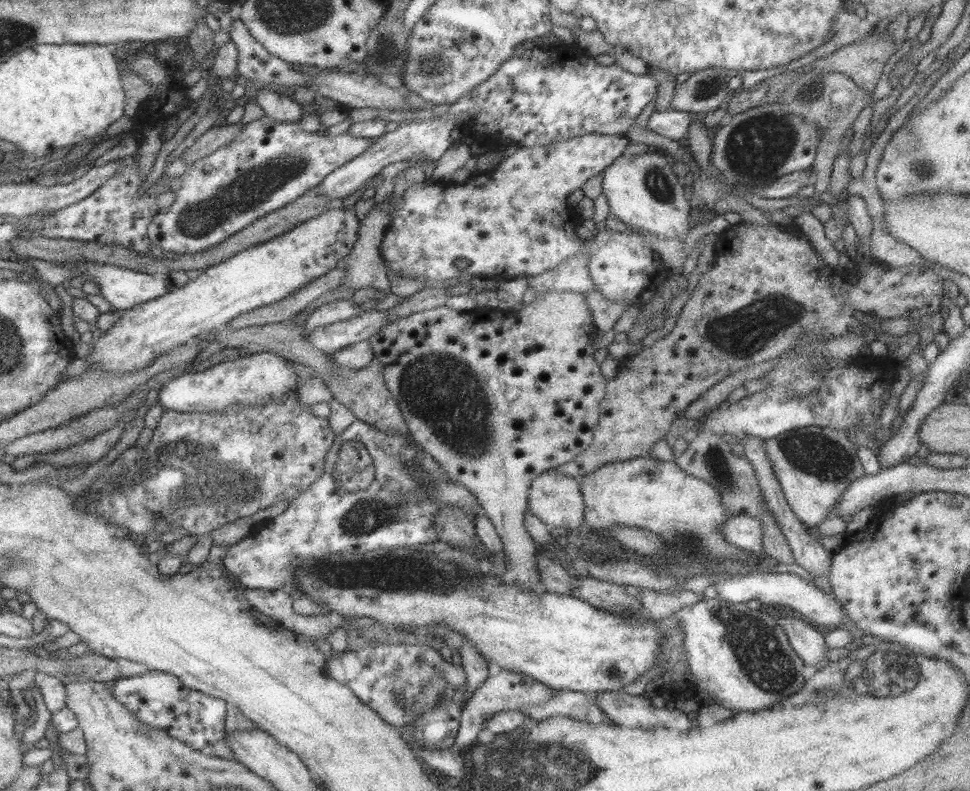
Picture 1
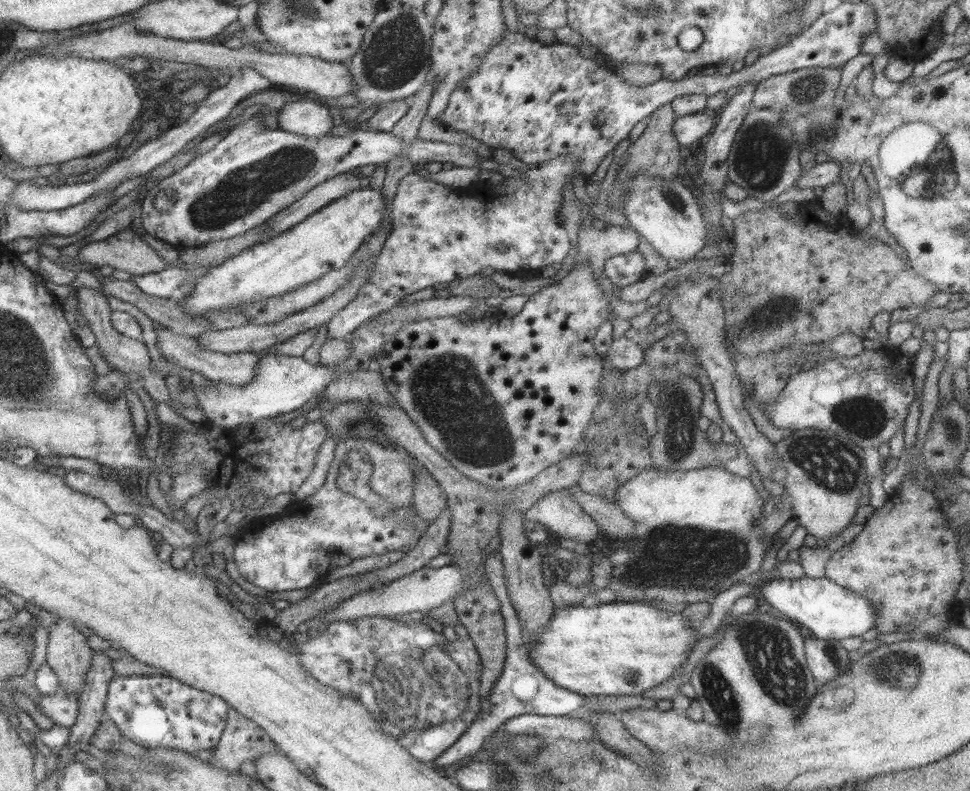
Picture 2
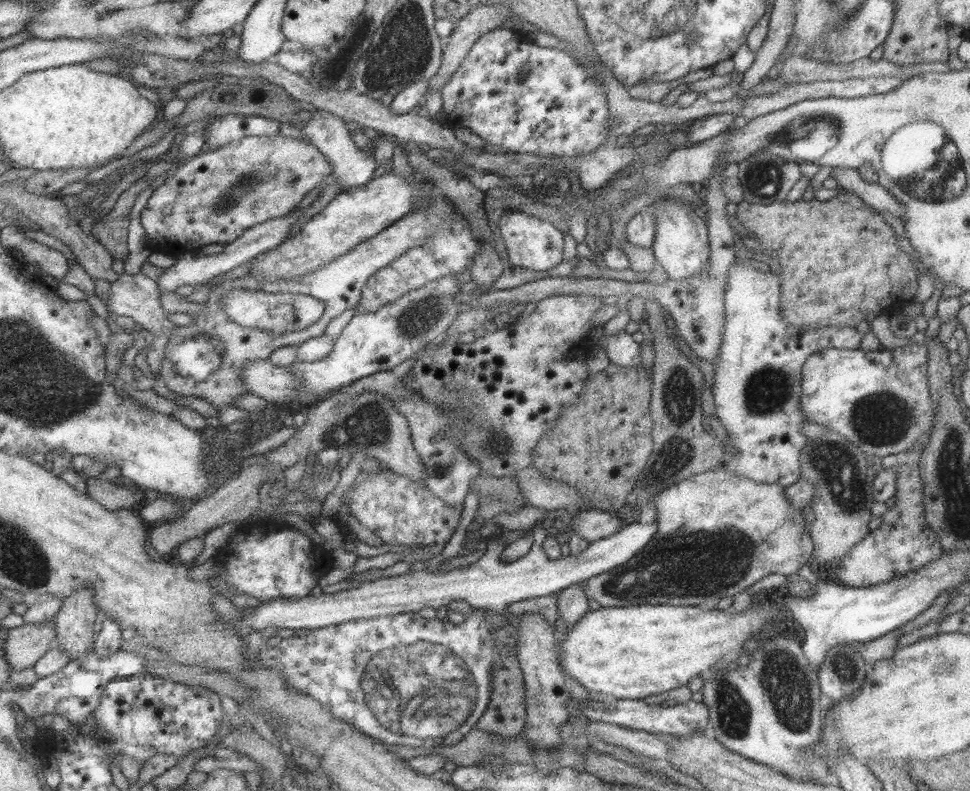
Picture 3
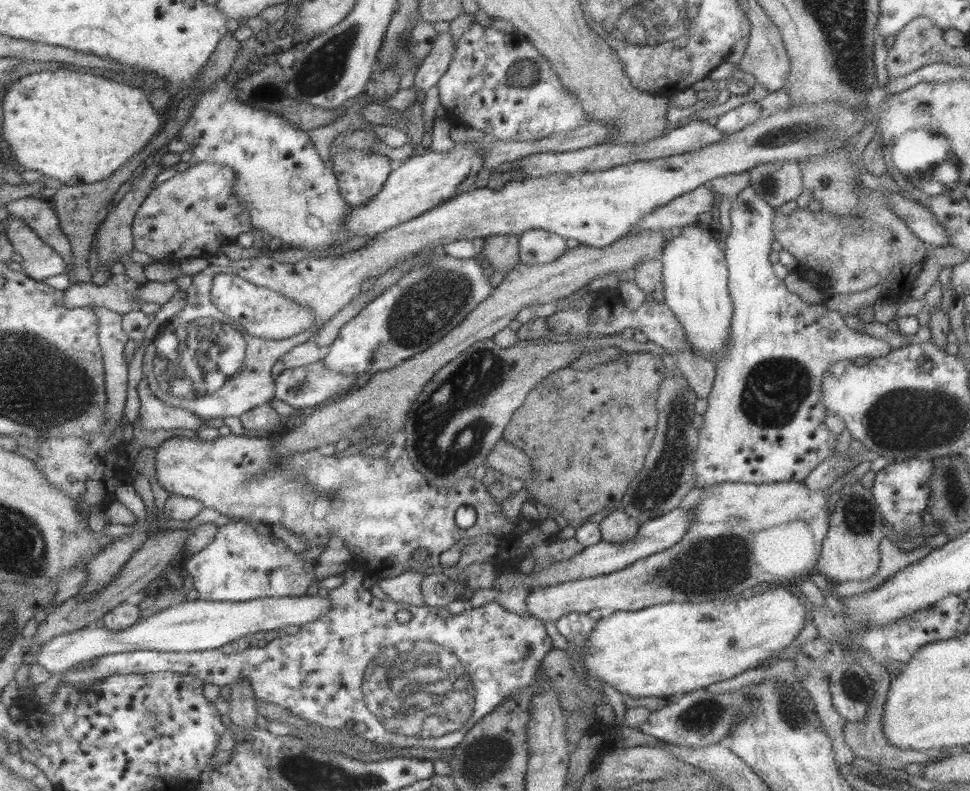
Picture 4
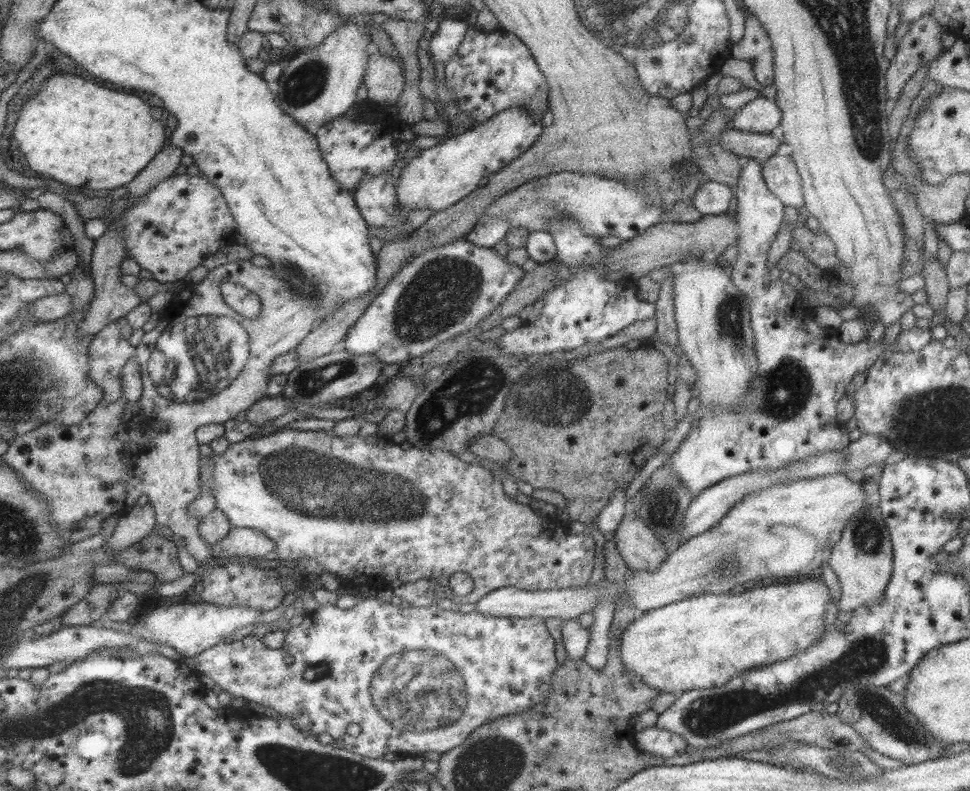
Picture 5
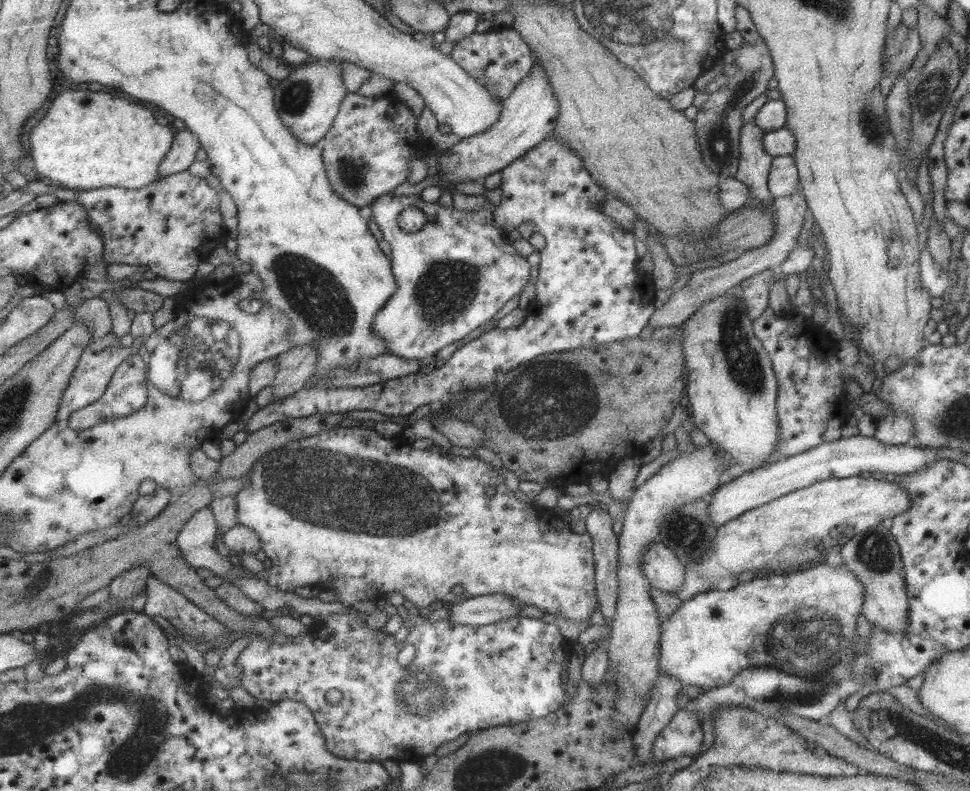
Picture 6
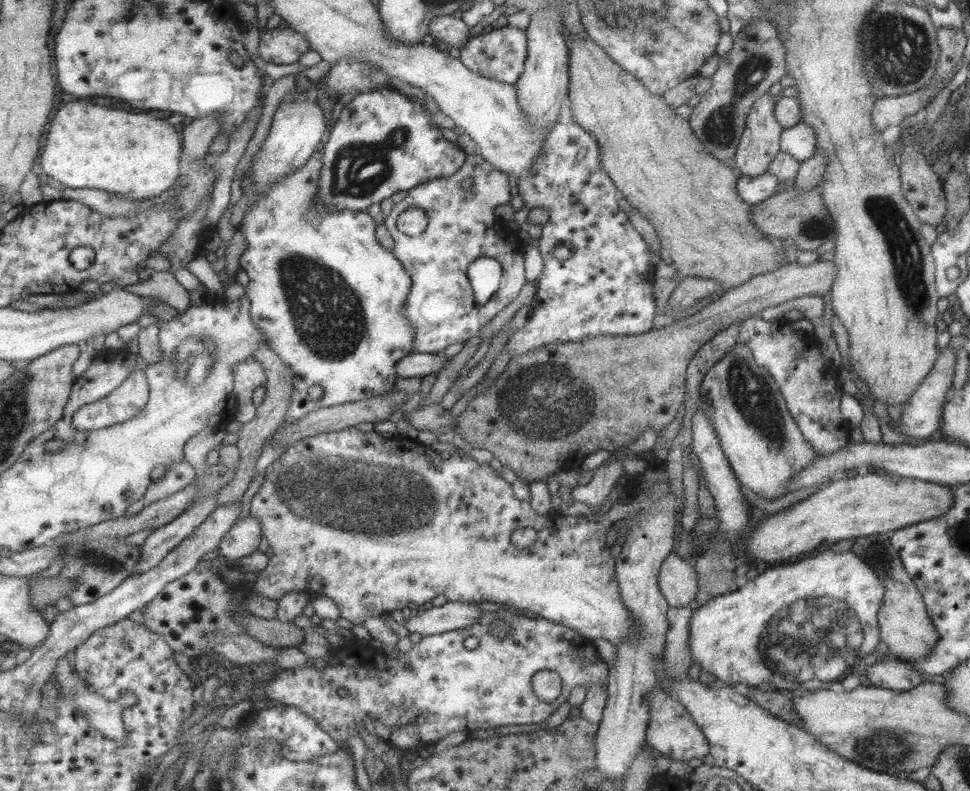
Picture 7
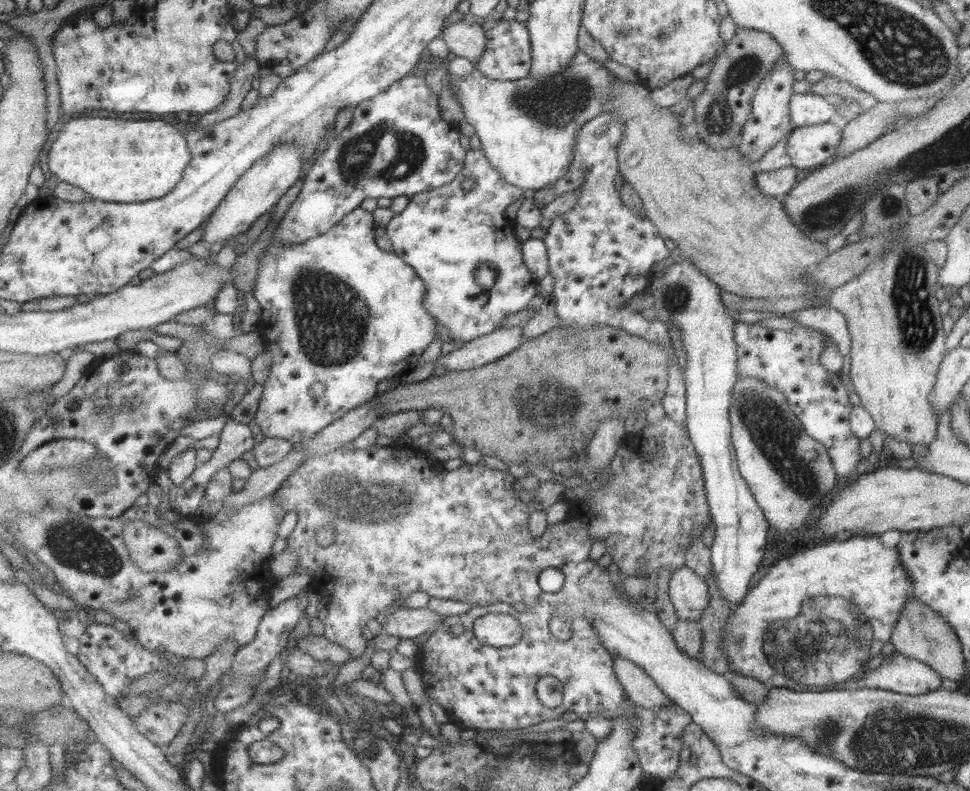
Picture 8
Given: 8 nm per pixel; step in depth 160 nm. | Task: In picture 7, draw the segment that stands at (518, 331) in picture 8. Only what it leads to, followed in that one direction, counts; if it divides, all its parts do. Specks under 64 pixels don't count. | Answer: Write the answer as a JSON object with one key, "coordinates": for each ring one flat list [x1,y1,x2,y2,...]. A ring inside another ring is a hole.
{"coordinates":[[411,353,399,360,395,365,395,377,399,378,423,378,451,362,440,354,441,357,431,353]]}

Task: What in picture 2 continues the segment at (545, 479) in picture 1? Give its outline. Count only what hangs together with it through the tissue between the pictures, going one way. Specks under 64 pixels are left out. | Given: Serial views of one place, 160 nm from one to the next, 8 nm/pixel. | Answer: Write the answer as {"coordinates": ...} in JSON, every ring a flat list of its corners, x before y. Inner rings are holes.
{"coordinates":[[568,488,544,494,524,513,524,518,542,524,561,538,588,544,601,532,596,522,568,495]]}

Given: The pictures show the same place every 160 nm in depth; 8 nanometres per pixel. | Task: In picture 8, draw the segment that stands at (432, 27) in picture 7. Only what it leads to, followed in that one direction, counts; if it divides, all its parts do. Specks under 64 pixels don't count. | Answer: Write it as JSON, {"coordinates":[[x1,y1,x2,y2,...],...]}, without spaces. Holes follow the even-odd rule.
{"coordinates":[[456,21,443,29,445,34,441,37,445,40,448,52,453,52,470,60,479,60,485,44,485,33,481,25,469,21]]}

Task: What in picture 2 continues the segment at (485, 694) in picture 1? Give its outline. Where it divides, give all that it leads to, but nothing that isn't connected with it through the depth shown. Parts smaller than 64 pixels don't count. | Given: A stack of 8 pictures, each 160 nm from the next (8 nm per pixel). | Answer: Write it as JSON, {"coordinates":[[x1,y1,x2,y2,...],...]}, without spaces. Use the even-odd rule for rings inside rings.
{"coordinates":[[489,551,484,561,484,572,488,585,494,590,495,596,498,598,498,605,504,620,506,632,506,649,503,668,501,674,494,682,490,693,484,698,484,701,479,700,480,707,476,717,472,723,461,733,461,736,447,749,444,750,437,758,434,758,431,764,437,766,449,766,465,758,472,756,480,749,484,743,486,736,490,736,493,731,501,729,502,724,518,714,538,714,541,716,561,716,569,714,572,710,582,708,582,698,585,695,569,692,560,686,555,686,551,680,532,663,527,654,527,647,524,644,522,636,521,620,517,618,515,610,512,608,510,598,506,593,504,585,504,566,499,551]]}

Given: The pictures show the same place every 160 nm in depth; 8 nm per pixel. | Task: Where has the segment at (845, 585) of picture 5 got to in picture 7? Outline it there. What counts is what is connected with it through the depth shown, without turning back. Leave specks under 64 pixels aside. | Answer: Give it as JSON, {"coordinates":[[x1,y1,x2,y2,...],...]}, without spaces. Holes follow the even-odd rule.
{"coordinates":[[885,533,857,537,850,547,865,564,872,568,877,580,883,585,882,600,876,612,876,625,879,629,880,641,895,656,907,661,924,657,933,645,936,645,937,633,925,613,921,595,913,584,911,577,902,565,898,552,893,548]]}

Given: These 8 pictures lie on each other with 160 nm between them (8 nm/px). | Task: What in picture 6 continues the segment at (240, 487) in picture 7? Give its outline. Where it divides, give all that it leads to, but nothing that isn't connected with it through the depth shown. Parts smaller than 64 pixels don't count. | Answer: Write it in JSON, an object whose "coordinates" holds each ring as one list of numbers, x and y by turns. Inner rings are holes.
{"coordinates":[[311,346,290,348,273,360,277,360,277,371,271,383,273,399,269,404,275,404,279,400,283,402,285,396,295,394,308,384,317,363,317,350,313,350],[234,494,212,499,208,504,208,508,214,516,216,531,213,545,215,546,217,553,236,561,237,555,233,554,228,547,224,546,224,543,221,540,225,532,227,532,232,526,238,524,236,521]]}

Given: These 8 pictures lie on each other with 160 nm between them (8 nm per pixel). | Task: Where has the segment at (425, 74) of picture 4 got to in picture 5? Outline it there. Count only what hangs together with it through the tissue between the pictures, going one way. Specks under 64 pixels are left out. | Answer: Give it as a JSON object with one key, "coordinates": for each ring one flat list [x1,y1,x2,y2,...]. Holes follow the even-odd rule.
{"coordinates":[[439,18,437,29,429,39,428,53,431,66,436,62,445,64,455,54,468,26,469,21]]}

